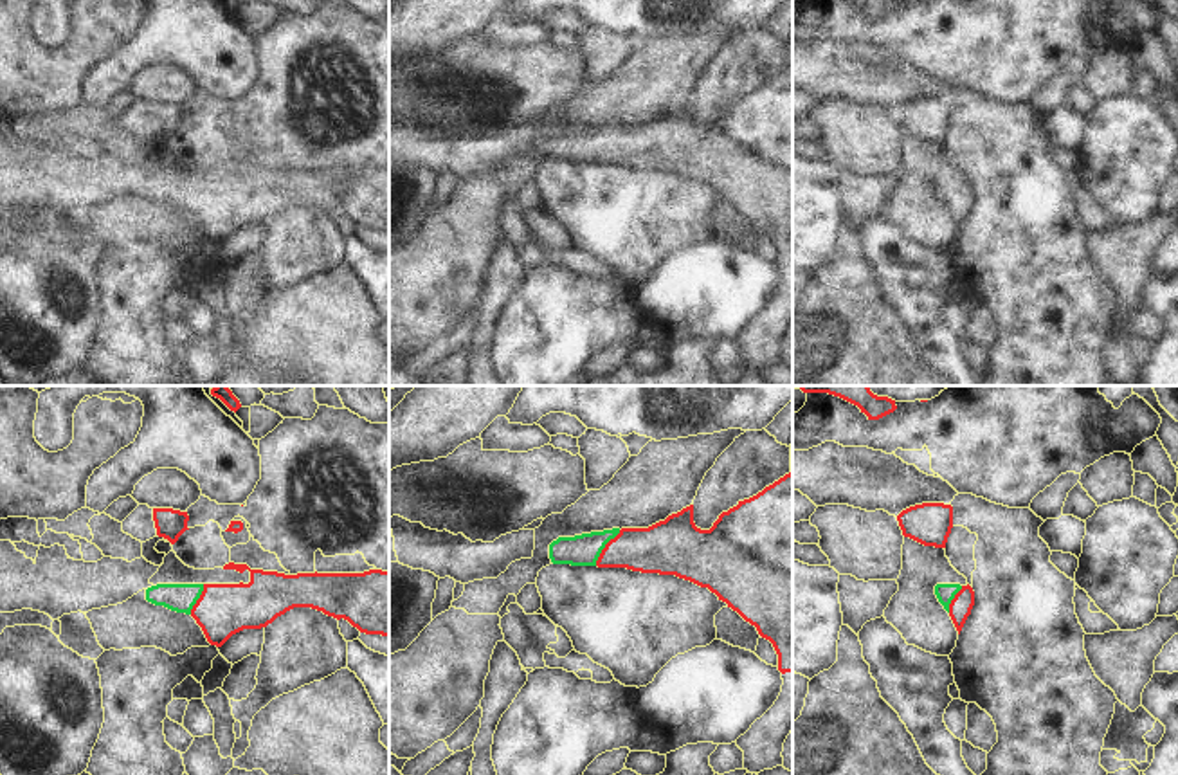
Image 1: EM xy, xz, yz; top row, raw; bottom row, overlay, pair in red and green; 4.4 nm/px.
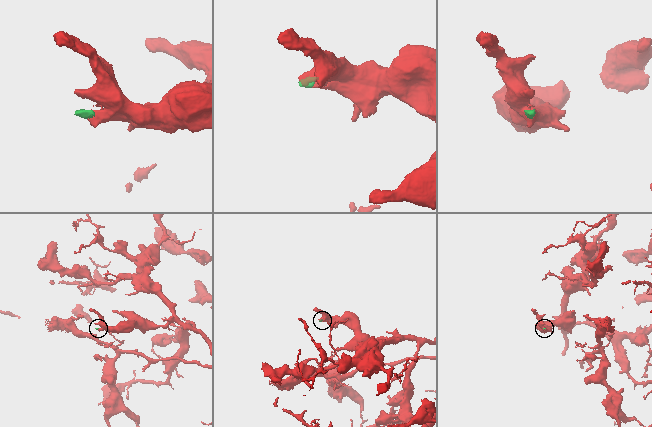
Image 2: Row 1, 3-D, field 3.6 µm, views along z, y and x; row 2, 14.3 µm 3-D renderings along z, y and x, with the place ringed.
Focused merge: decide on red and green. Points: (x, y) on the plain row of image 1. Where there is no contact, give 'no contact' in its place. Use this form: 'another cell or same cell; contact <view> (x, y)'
same cell; contact xz (604, 145)

